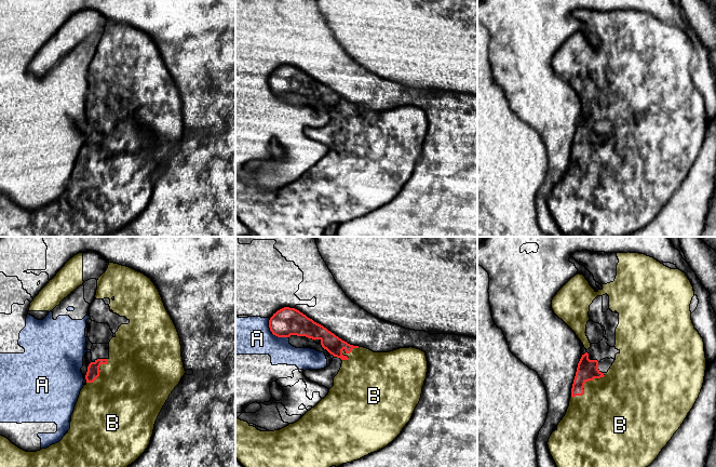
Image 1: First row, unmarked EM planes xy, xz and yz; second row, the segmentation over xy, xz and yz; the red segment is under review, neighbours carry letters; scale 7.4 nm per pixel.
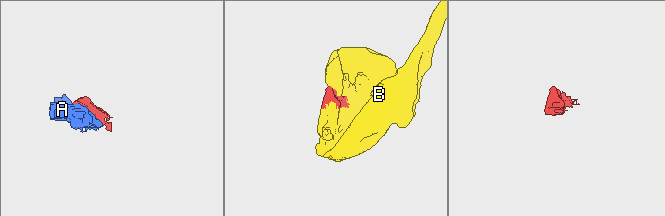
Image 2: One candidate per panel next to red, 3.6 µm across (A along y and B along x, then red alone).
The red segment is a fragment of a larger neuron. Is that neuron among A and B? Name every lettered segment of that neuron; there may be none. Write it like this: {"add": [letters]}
{"add": ["B"]}

